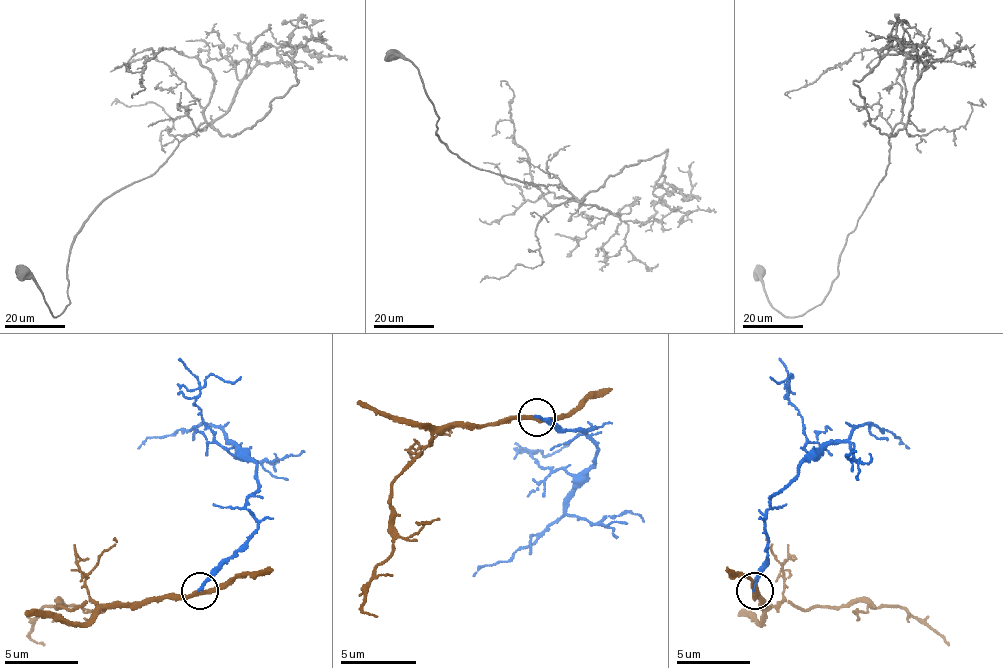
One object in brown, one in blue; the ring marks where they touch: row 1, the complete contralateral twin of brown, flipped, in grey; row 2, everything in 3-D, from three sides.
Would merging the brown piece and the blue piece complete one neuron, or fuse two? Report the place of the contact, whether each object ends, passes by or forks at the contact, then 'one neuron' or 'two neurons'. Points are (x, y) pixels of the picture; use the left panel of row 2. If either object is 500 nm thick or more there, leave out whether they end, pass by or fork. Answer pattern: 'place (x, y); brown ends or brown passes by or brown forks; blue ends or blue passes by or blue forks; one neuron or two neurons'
place (200, 590); brown passes by; blue ends; one neuron

